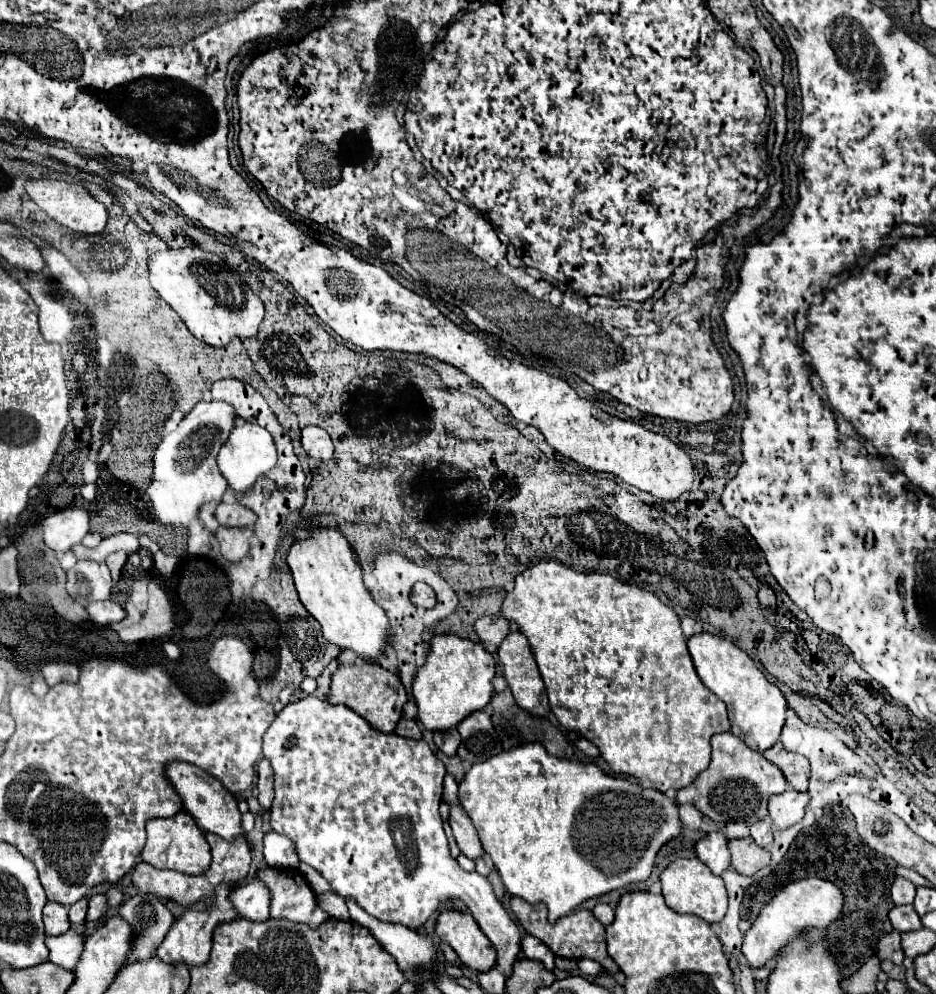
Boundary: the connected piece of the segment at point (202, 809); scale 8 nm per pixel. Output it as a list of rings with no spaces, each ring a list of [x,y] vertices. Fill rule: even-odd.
[[[174,761],[170,765],[166,765],[164,775],[168,779],[168,783],[172,785],[172,789],[180,795],[184,809],[194,817],[196,825],[202,831],[210,831],[216,833],[228,841],[236,839],[238,835],[246,835],[244,829],[240,827],[240,811],[236,805],[236,797],[212,775],[208,775],[204,769],[192,765],[192,763],[184,763],[184,761]]]

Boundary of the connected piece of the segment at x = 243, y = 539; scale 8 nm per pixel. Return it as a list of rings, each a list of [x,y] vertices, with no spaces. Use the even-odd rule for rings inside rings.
[[[218,527],[216,529],[216,539],[218,539],[218,545],[220,545],[220,553],[224,559],[236,563],[240,561],[242,557],[246,557],[248,549],[250,549],[250,537],[252,537],[252,531],[246,529],[246,527]]]

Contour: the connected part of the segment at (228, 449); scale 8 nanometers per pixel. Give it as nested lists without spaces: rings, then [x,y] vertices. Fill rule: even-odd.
[[[244,423],[244,425],[236,425],[228,437],[228,441],[222,445],[220,453],[218,453],[218,467],[222,471],[222,475],[226,477],[228,485],[236,491],[242,493],[246,489],[252,487],[252,483],[268,473],[272,467],[276,465],[276,445],[272,441],[272,435],[254,423]]]

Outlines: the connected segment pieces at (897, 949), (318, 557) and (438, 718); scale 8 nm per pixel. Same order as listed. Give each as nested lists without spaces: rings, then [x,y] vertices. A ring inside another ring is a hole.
[[[892,931],[892,933],[884,935],[878,941],[878,953],[876,955],[880,959],[890,959],[894,965],[900,965],[902,967],[904,953],[902,953],[902,947],[900,947],[900,933],[898,931]]]
[[[330,527],[312,529],[308,539],[292,543],[288,551],[288,567],[302,605],[322,625],[324,637],[342,651],[350,649],[368,661],[376,661],[390,643],[388,617],[372,601],[368,589],[364,587],[362,569],[352,559],[352,547],[346,537]]]
[[[452,633],[432,635],[428,659],[414,679],[414,699],[422,725],[430,731],[446,731],[456,727],[470,713],[486,707],[492,699],[494,675],[494,657],[482,643],[474,643]]]

